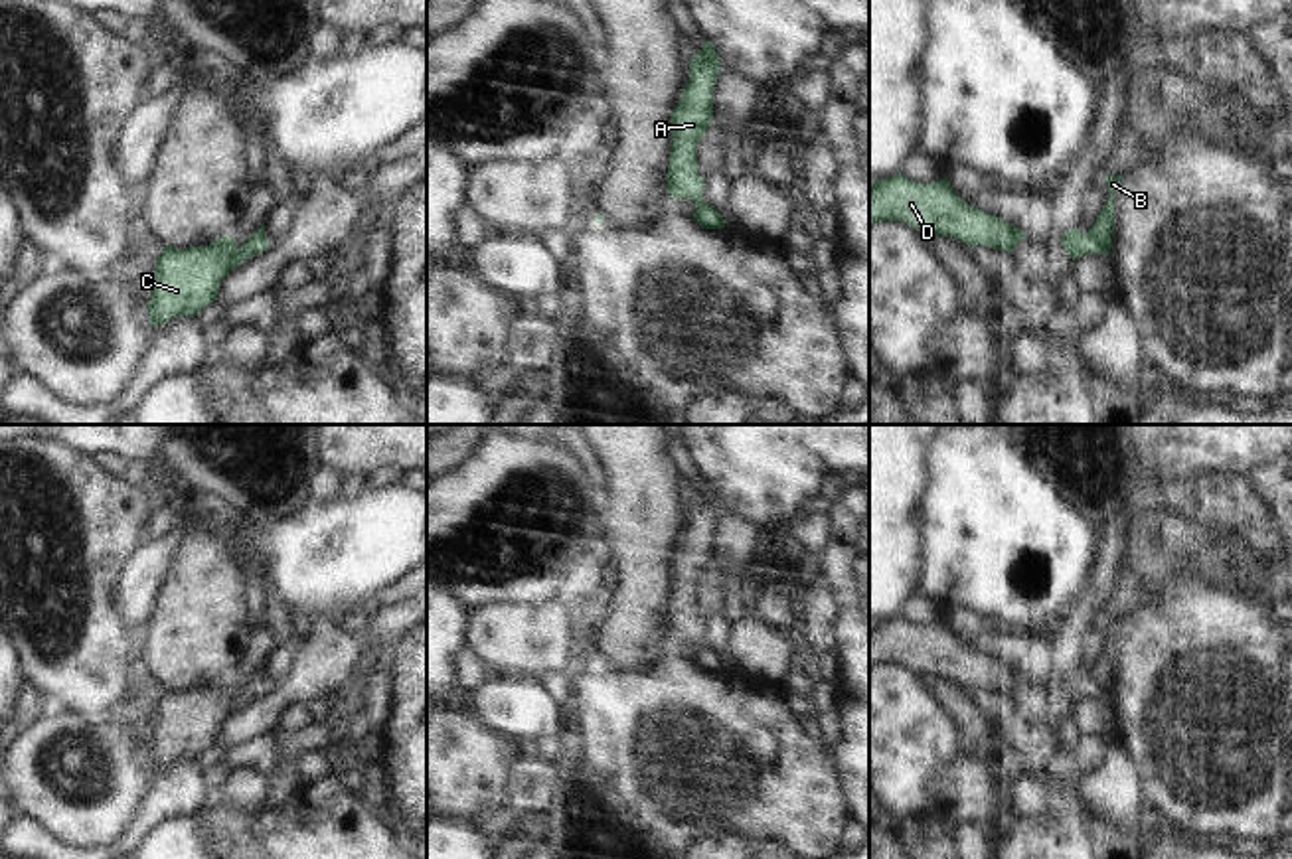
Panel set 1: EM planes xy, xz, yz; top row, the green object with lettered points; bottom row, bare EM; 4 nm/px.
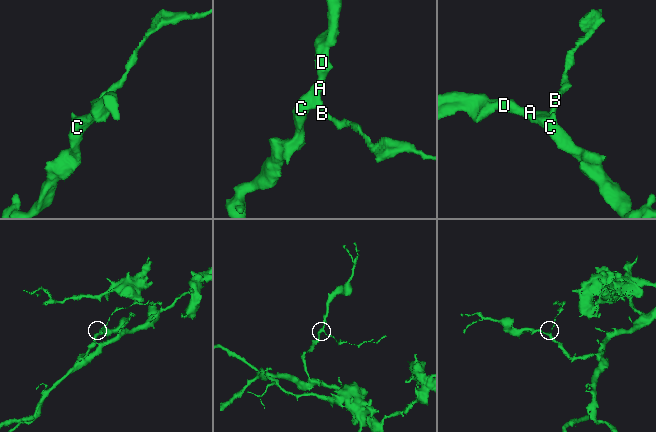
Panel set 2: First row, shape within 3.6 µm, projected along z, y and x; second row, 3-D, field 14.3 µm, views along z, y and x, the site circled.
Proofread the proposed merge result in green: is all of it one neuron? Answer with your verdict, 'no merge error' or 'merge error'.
merge error

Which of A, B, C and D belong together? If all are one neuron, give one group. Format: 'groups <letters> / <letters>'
groups A C D / B

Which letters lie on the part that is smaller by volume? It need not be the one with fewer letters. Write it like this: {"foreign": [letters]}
{"foreign": ["B"]}

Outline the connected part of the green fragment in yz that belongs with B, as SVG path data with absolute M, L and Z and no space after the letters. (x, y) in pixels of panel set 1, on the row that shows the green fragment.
M1106 176L1108 192L1112 194L1102 207L1100 215L1096 217L1094 225L1089 233L1096 239L1100 253L1108 255L1112 249L1114 237L1114 195L1118 194L1118 186L1122 184L1124 176Z

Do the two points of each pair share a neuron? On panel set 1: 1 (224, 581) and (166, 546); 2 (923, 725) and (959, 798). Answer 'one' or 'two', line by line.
1: two
2: two

